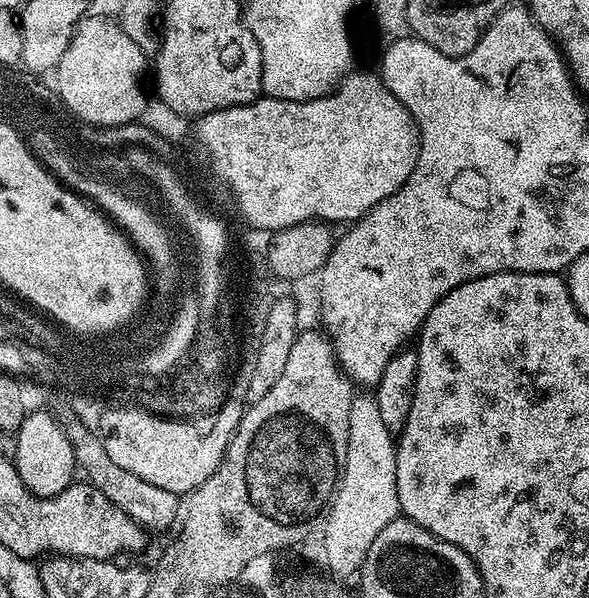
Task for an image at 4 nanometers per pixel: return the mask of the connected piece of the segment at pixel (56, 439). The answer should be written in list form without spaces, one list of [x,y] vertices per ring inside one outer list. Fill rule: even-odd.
[[[29,411],[14,433],[16,473],[36,496],[56,496],[74,483],[72,471],[77,471],[76,455],[72,449],[71,435],[48,412]]]

